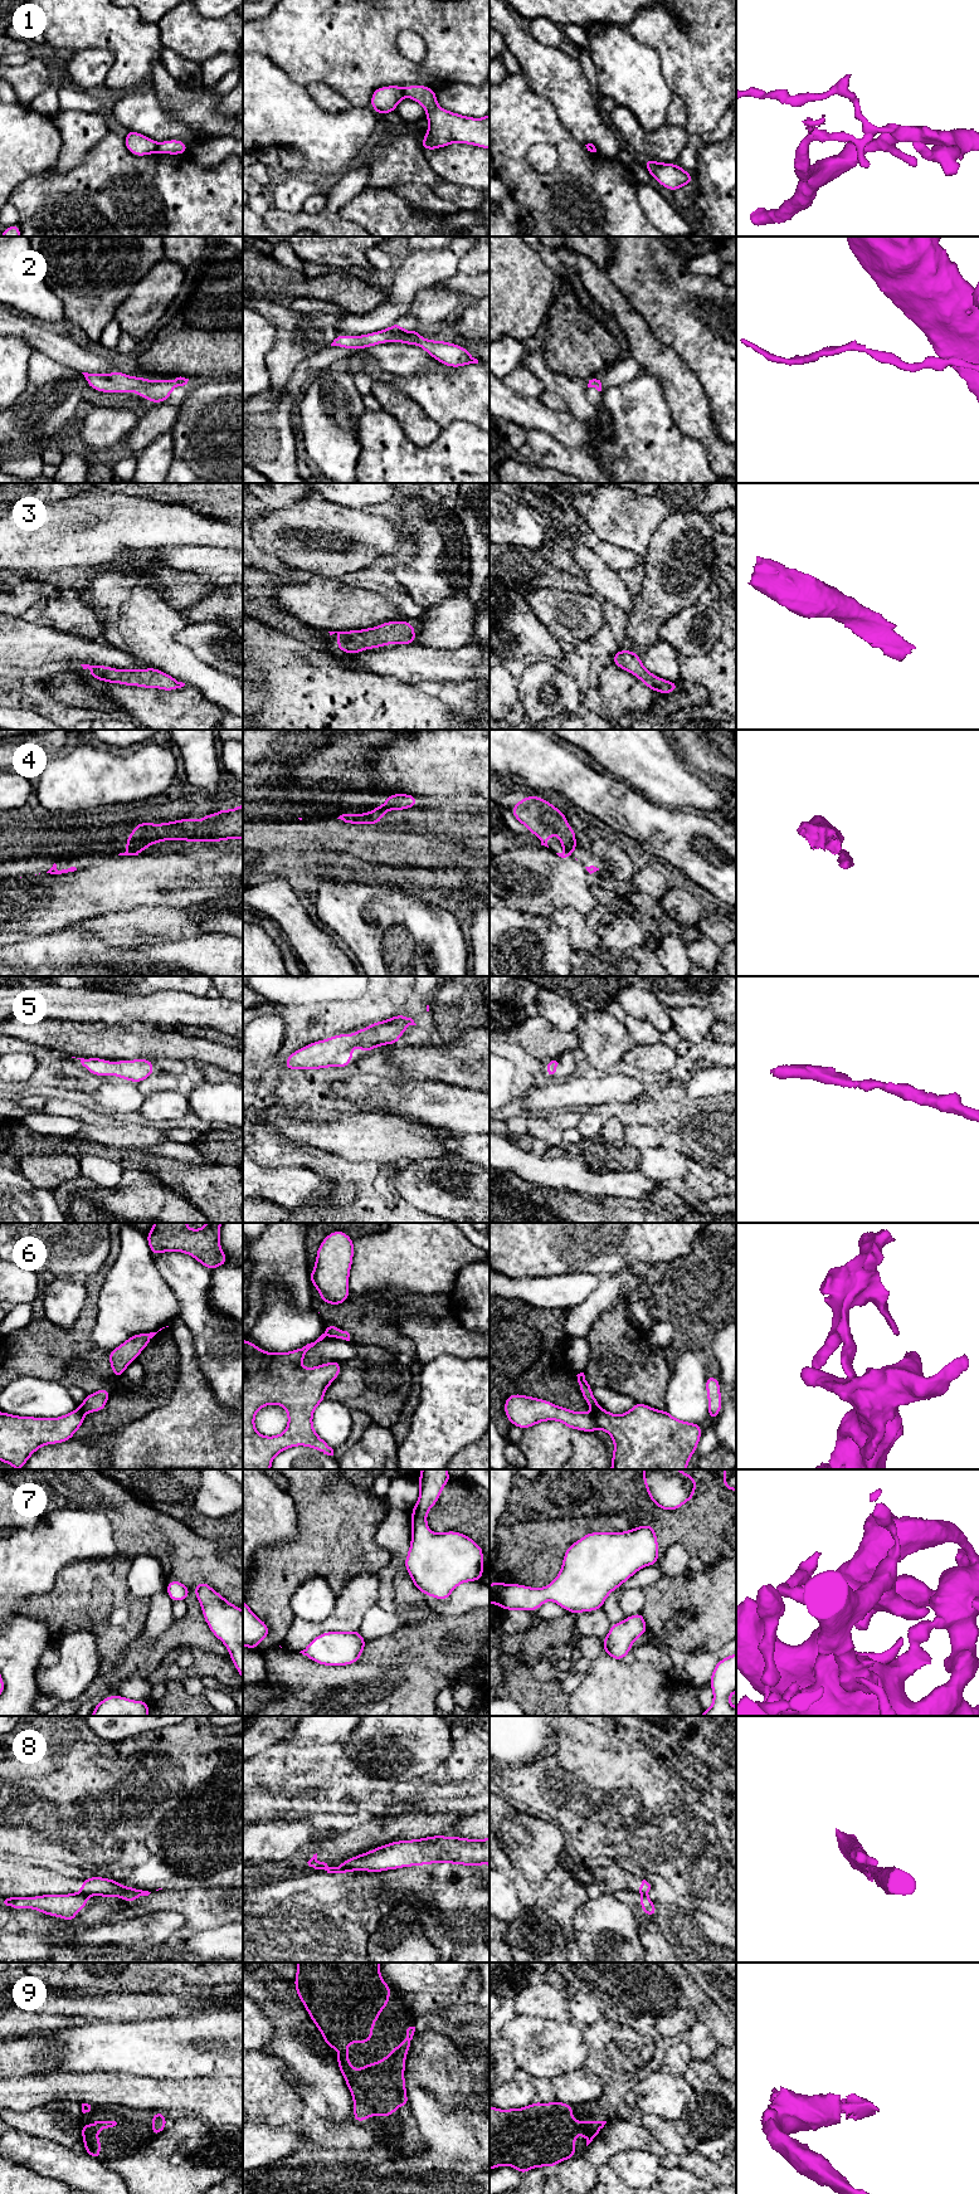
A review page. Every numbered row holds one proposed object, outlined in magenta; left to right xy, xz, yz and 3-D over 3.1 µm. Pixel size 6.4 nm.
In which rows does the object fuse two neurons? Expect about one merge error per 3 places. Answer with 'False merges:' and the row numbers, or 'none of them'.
False merges: 1, 4, 6, 8

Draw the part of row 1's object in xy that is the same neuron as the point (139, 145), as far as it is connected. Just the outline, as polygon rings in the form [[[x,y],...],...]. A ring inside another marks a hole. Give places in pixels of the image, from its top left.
[[[127,130],[127,137],[125,138],[125,146],[126,148],[135,156],[145,156],[145,155],[152,155],[157,152],[157,142],[154,140]]]

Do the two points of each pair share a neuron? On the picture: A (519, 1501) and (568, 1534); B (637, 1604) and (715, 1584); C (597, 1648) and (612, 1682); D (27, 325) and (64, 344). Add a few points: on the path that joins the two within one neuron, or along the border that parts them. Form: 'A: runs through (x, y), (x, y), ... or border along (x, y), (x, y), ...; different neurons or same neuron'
A: border along (576, 1519), (559, 1517), (517, 1522); different neurons
B: border along (641, 1589), (644, 1595), (642, 1612); different neurons
C: border along (603, 1652), (592, 1661); different neurons
D: runs through (35, 334), (55, 344); same neuron

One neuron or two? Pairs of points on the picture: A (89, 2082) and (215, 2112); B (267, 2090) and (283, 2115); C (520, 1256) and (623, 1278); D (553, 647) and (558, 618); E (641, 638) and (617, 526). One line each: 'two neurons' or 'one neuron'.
A: one neuron
B: one neuron
C: two neurons
D: two neurons
E: two neurons

